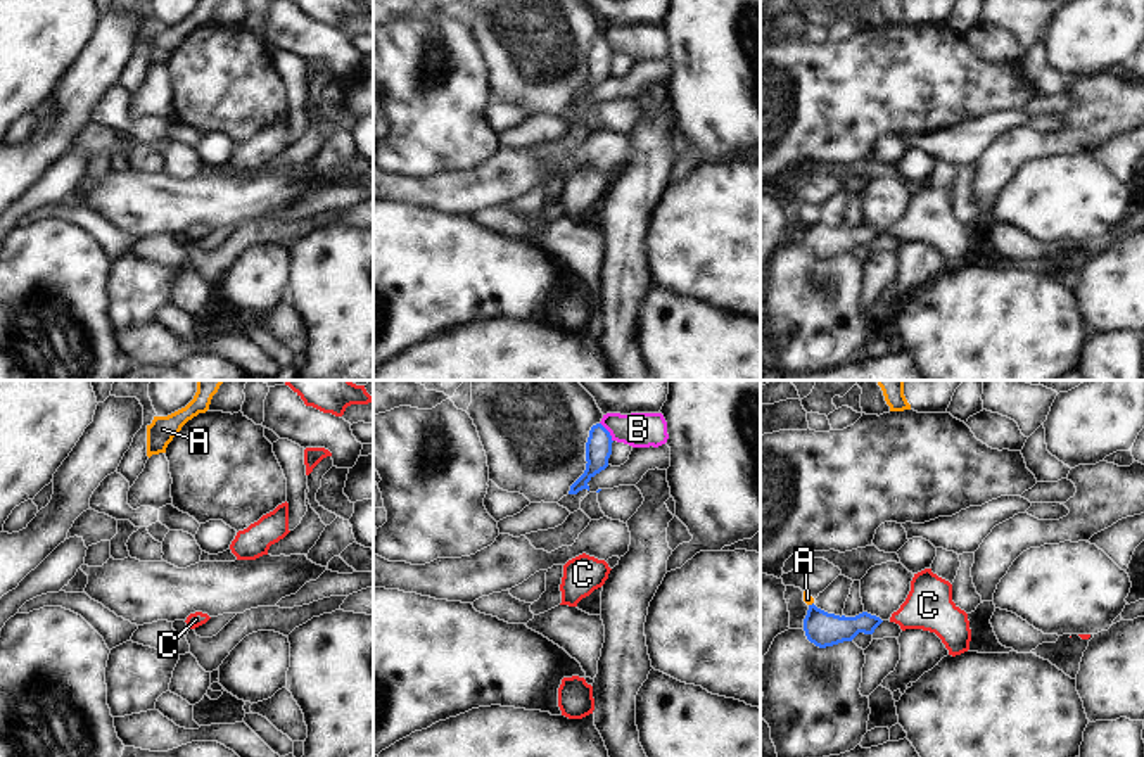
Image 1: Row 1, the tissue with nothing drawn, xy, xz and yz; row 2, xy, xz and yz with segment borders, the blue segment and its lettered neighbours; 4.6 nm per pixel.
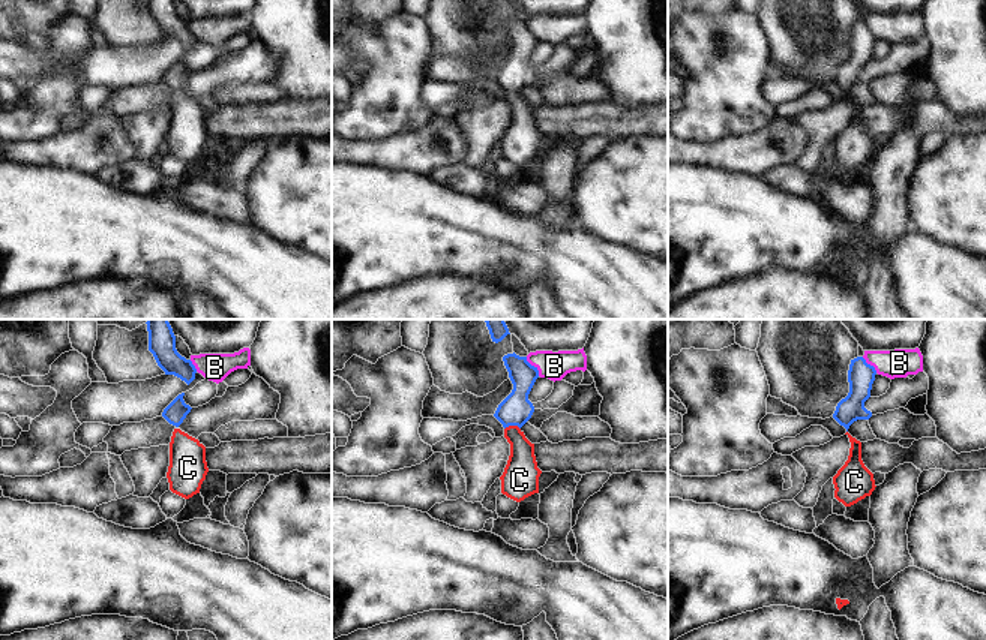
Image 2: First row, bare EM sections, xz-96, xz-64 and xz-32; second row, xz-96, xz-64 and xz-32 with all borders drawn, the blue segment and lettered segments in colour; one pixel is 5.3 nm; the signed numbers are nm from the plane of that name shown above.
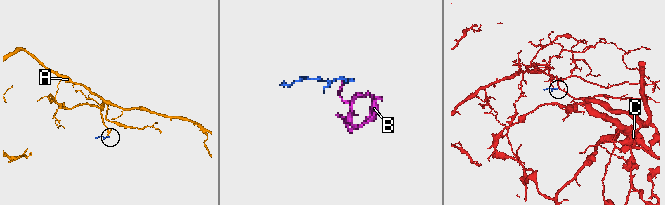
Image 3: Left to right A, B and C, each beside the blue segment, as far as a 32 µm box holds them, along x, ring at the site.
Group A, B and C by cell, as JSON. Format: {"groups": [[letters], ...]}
{"groups": [["A", "B"], ["C"]]}

